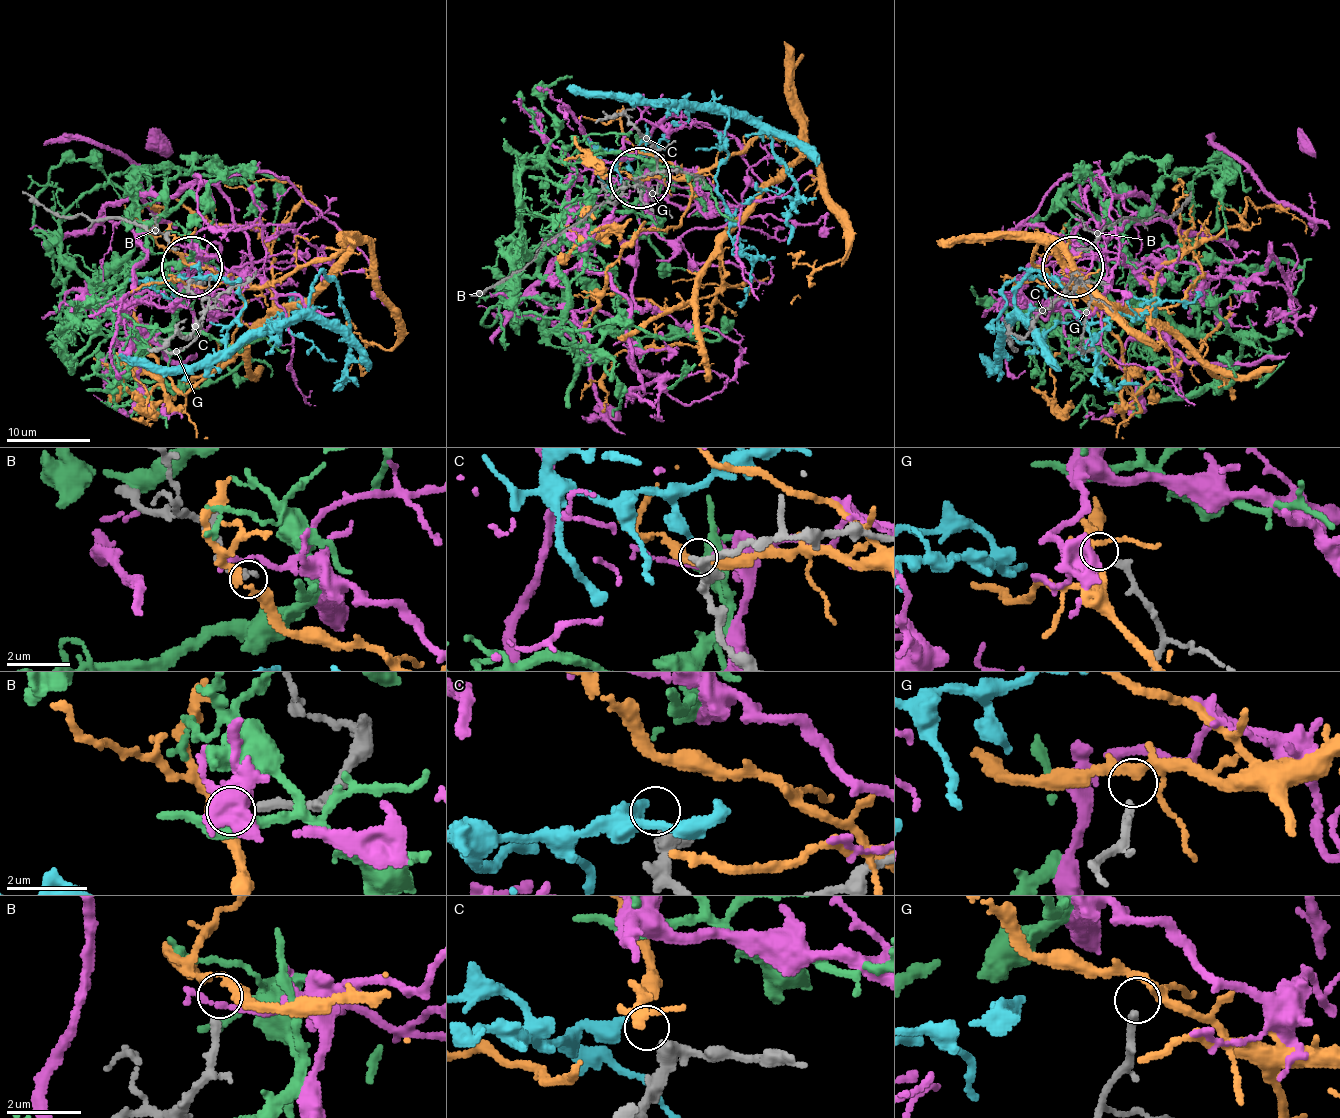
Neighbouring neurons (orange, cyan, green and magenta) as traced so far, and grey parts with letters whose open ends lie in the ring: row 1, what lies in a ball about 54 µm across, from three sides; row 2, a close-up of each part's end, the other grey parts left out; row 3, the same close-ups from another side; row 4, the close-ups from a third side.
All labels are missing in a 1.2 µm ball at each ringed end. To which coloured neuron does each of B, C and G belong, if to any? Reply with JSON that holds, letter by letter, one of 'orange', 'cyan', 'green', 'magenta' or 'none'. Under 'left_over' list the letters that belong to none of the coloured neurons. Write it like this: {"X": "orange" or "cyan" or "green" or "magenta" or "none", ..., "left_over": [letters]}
{"B": "orange", "C": "cyan", "G": "none", "left_over": ["G"]}

